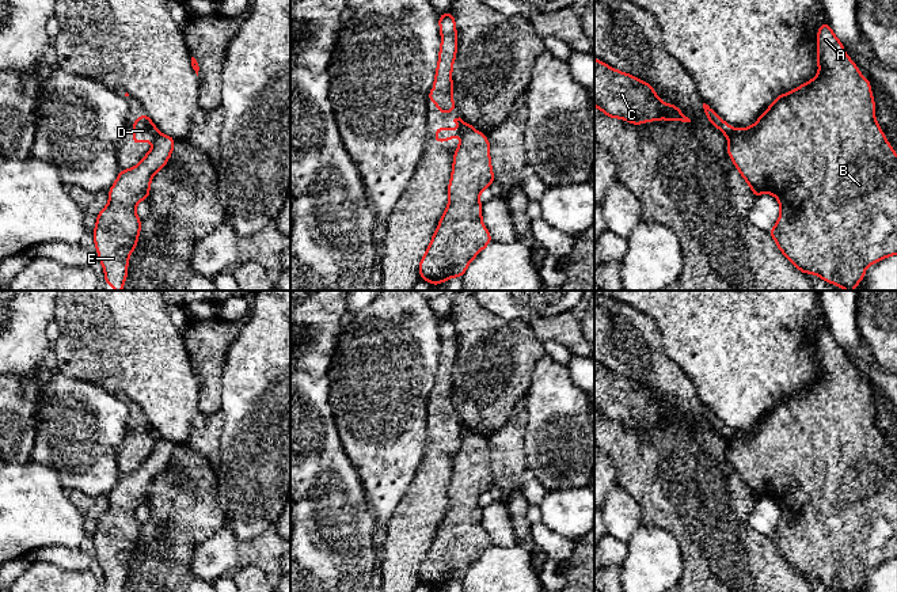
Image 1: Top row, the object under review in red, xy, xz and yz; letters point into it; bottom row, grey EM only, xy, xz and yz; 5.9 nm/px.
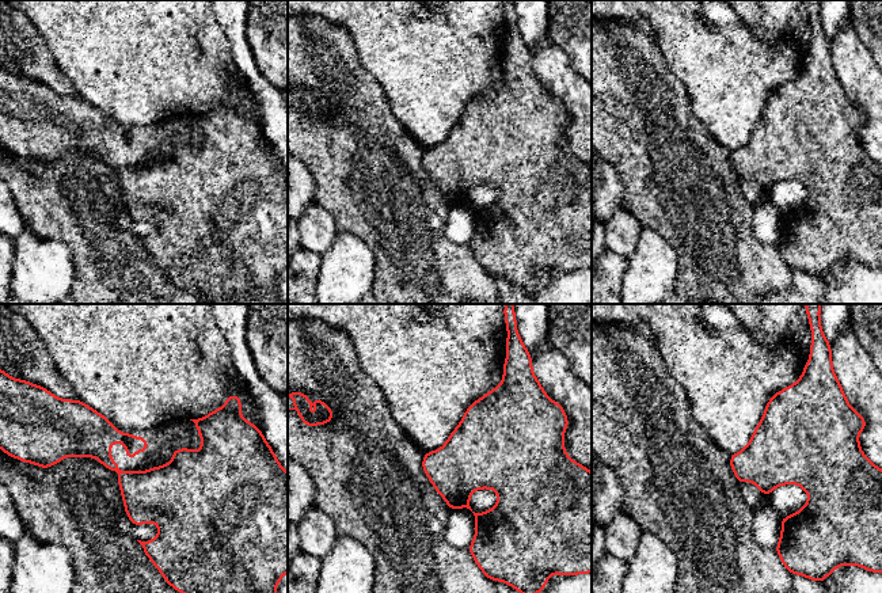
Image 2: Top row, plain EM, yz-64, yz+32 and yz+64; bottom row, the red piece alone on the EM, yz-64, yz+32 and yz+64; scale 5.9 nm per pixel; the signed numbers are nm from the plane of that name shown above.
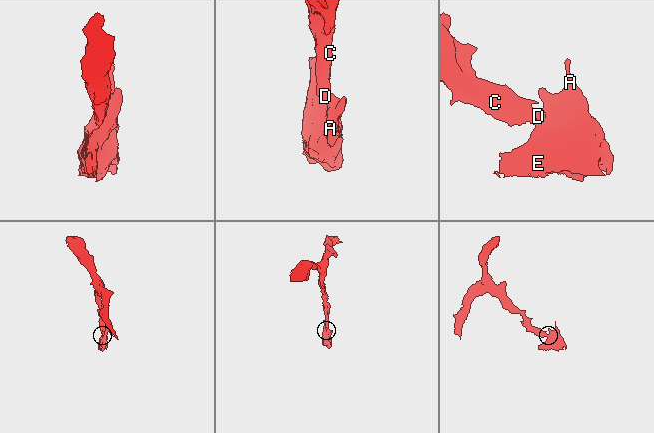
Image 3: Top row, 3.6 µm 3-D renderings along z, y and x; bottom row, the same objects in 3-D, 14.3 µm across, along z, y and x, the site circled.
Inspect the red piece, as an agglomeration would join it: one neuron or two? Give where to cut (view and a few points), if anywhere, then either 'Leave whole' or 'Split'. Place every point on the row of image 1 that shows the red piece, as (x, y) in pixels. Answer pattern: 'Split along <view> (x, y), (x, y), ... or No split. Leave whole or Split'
Split along yz (755, 125), (749, 133), (733, 135), (729, 139). Split

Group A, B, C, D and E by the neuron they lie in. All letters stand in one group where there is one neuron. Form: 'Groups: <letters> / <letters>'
Groups: A B E / C D

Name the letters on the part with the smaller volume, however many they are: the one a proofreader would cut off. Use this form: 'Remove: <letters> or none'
Remove: A, B, E

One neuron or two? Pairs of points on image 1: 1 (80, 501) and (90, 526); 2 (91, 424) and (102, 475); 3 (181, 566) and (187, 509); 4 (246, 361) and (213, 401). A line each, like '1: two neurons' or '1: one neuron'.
1: one neuron
2: one neuron
3: one neuron
4: two neurons

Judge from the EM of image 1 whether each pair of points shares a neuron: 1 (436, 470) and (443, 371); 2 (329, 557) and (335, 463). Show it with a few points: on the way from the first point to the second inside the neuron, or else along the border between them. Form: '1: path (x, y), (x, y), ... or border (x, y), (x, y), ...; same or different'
1: path (441, 446), (441, 395); same
2: path (339, 541), (338, 489); same

